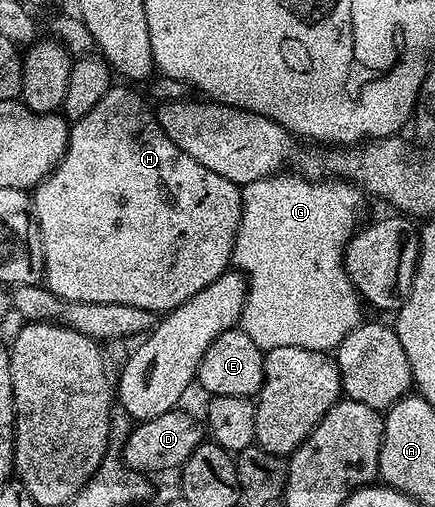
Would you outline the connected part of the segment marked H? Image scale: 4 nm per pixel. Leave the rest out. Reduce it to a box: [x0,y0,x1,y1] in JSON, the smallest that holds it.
[33,86,243,313]

